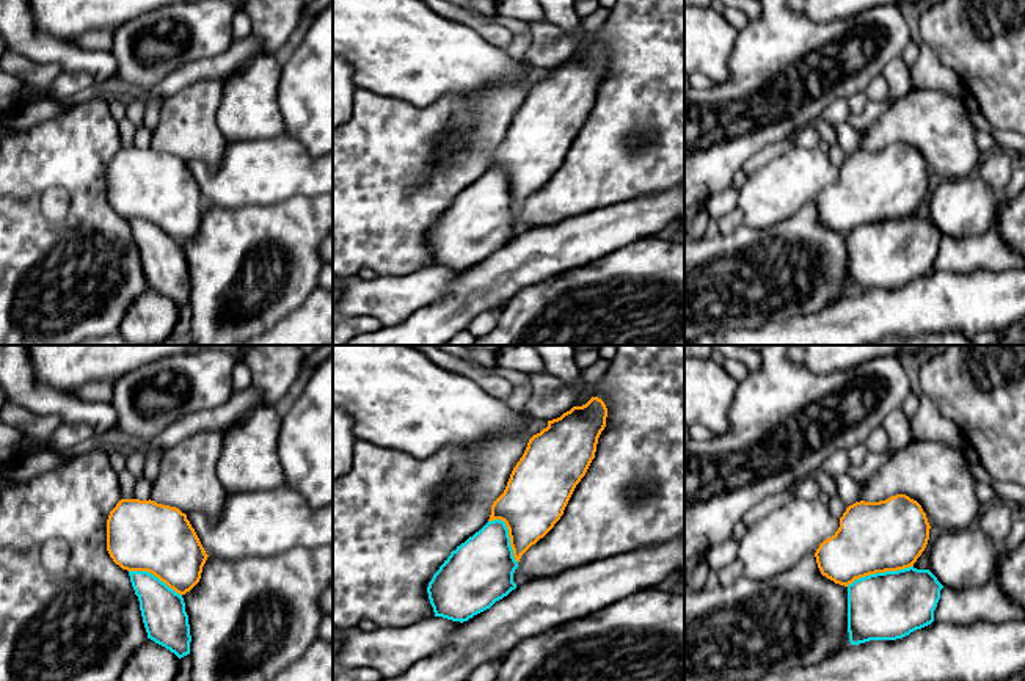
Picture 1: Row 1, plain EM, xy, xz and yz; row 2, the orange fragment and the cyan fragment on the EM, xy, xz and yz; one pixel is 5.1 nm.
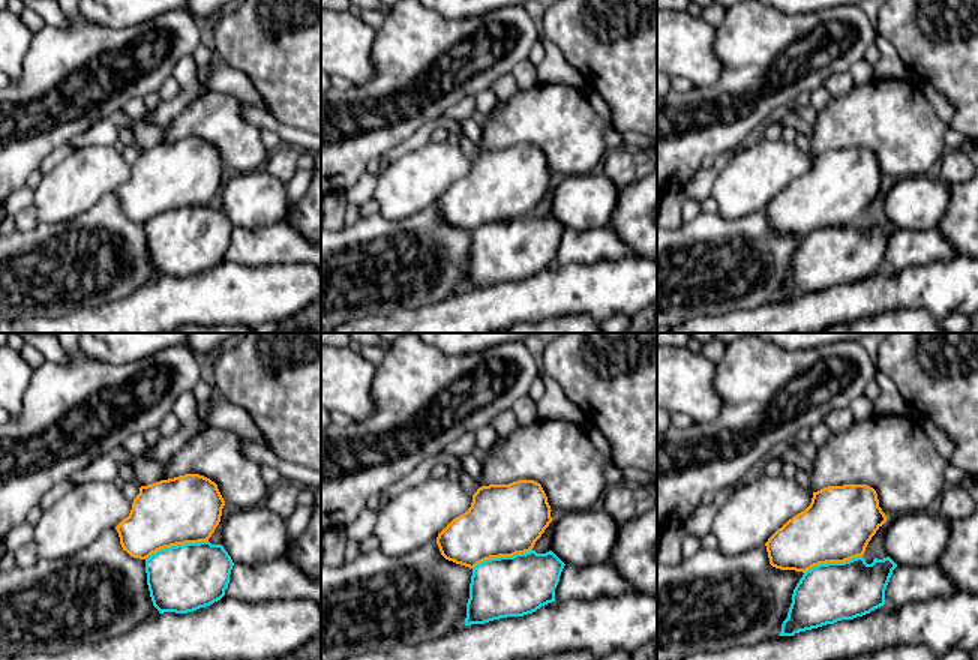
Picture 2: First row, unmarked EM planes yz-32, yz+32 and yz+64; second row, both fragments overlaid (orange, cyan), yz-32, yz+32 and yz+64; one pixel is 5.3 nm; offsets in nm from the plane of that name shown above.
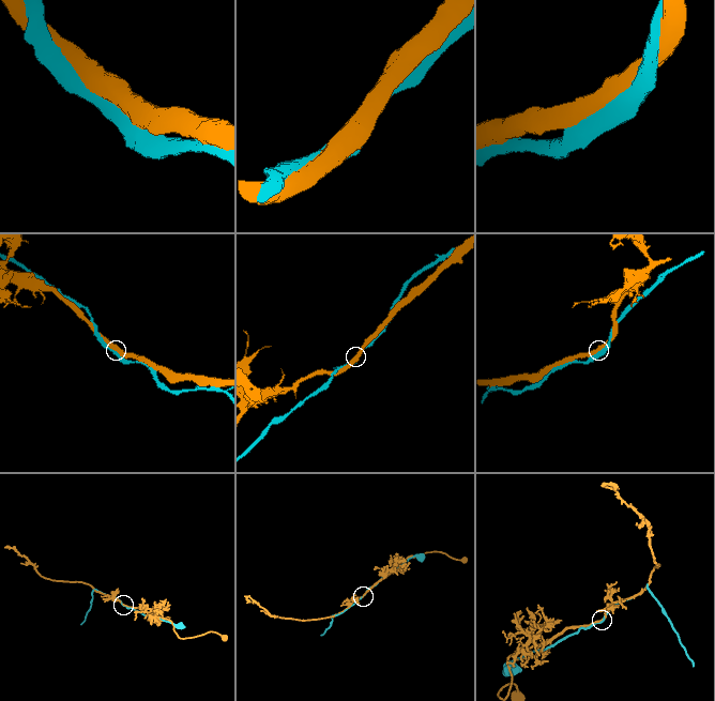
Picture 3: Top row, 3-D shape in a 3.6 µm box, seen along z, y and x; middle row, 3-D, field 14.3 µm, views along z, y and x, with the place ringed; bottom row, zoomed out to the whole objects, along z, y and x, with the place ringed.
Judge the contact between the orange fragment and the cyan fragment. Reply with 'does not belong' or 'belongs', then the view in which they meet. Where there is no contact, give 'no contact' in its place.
does not belong; contact in yz

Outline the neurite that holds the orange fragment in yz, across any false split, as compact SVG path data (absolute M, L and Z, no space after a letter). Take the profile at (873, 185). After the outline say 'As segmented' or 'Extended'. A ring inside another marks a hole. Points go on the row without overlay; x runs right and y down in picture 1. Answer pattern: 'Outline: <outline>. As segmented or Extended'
Outline: M906 143L855 151L838 179L815 201L823 224L848 235L855 228L914 215L929 188L921 154Z. As segmented

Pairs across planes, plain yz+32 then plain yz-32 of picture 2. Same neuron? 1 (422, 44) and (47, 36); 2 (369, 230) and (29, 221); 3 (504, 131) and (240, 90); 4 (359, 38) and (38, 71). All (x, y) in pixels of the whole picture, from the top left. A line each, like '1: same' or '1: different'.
1: same
2: different
3: different
4: different

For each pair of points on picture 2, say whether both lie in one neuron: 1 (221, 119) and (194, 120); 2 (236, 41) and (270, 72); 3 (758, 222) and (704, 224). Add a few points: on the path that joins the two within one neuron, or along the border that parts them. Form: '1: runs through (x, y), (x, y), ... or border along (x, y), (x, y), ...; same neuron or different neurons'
1: runs through (215, 119), (200, 119); same neuron
2: runs through (245, 47), (261, 63); same neuron
3: runs through (744, 228), (717, 228); same neuron

